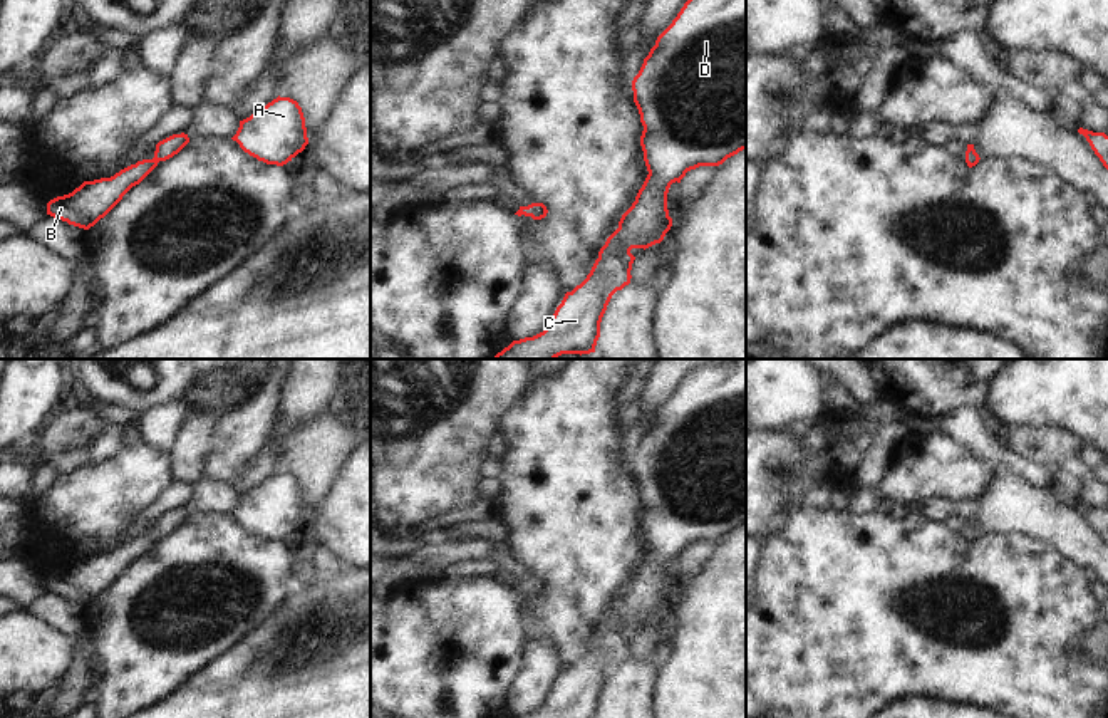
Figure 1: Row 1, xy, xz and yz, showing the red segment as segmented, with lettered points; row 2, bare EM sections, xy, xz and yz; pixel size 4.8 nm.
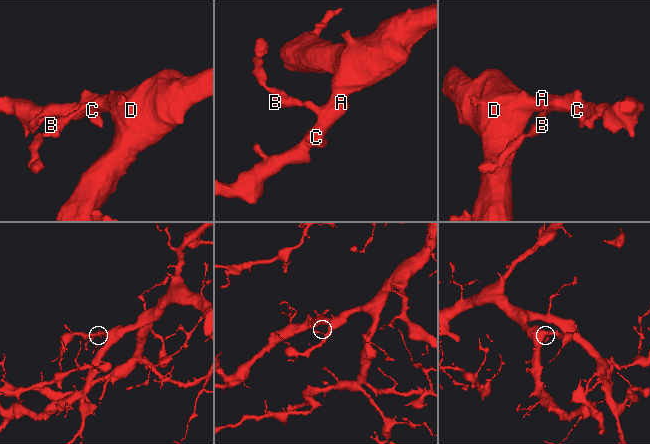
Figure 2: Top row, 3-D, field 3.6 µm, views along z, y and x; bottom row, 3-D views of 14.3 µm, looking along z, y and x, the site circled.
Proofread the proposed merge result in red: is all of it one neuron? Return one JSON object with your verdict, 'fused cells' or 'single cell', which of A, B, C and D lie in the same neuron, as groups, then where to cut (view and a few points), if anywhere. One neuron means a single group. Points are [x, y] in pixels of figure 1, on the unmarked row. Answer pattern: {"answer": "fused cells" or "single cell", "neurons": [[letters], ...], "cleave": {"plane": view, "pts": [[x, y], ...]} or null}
{"answer": "single cell", "neurons": [["A", "B", "C", "D"]], "cleave": null}

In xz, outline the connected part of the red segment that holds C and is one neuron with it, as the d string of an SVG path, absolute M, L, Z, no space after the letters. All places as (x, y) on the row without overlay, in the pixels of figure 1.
M746 359L731 364L706 362L694 369L632 456L634 478L644 502L640 522L647 554L619 604L607 614L587 654L567 668L546 705L513 718L597 718L612 671L630 659L632 624L660 619L672 602L667 569L687 547L719 542L746 525Z

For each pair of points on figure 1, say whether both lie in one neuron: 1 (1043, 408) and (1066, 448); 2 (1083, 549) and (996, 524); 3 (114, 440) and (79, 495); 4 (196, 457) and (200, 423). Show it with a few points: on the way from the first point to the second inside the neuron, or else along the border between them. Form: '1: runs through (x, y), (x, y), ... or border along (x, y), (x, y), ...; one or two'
1: border along (1016, 425), (1060, 428), (1085, 443); two
2: runs through (1061, 527), (1053, 522), (1018, 522); one
3: border along (124, 448), (98, 465), (89, 463); two
4: runs through (196, 448), (198, 431); one

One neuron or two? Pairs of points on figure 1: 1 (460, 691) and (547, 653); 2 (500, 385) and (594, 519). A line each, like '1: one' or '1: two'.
1: two
2: two

